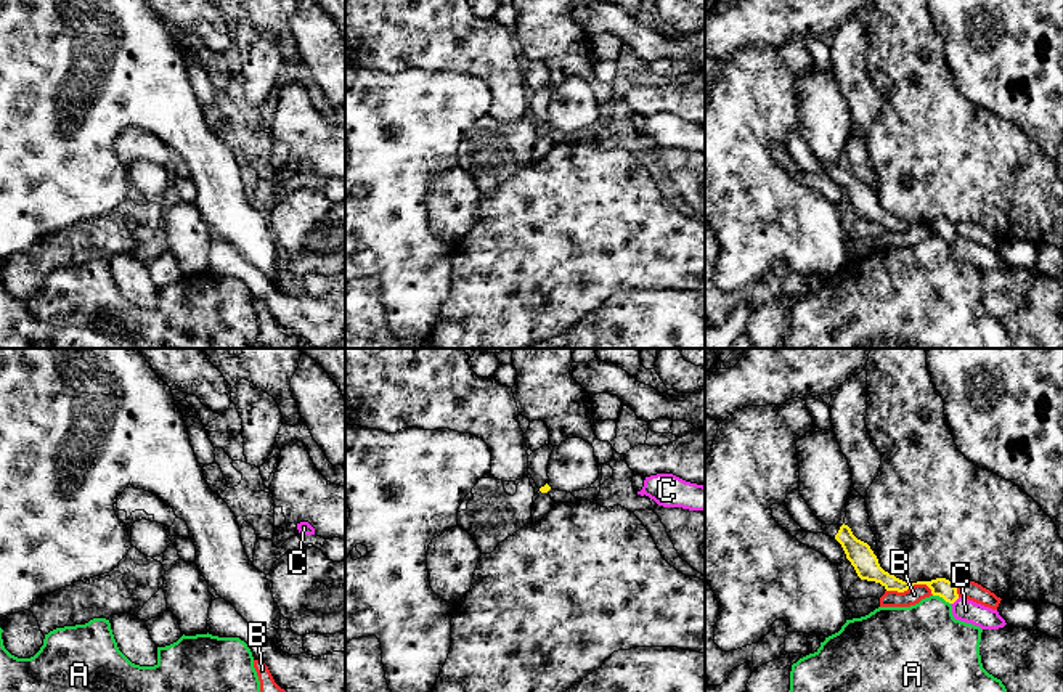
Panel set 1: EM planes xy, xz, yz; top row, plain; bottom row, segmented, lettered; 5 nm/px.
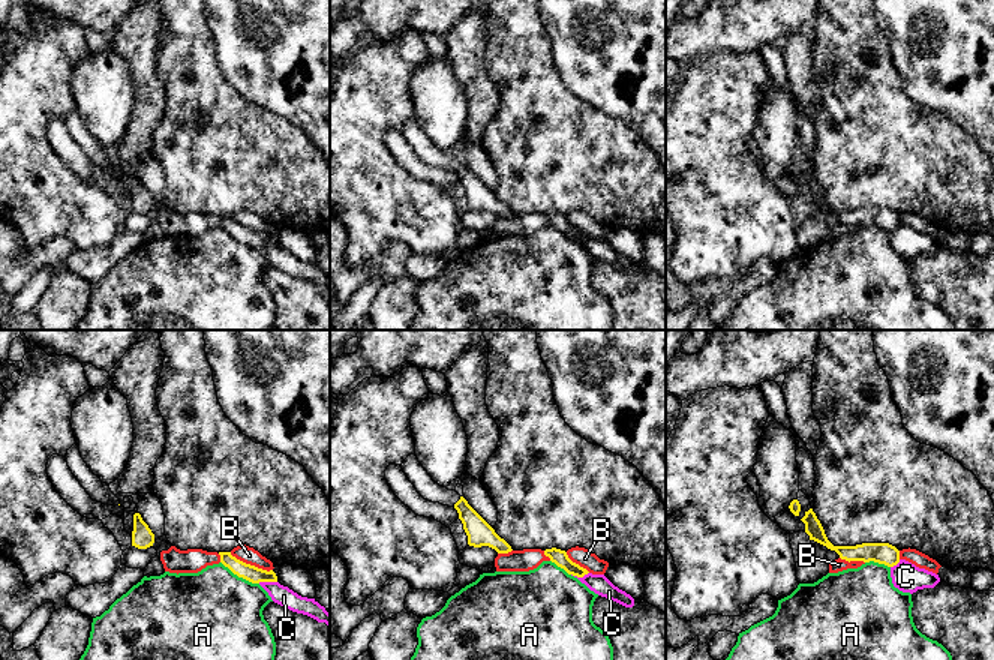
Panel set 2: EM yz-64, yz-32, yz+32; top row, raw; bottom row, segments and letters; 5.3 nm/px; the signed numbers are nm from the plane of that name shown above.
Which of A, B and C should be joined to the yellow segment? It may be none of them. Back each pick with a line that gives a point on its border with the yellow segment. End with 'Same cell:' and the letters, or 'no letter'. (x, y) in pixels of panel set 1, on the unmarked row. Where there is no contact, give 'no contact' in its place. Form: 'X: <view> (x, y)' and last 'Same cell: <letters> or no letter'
Same cell: no letter

